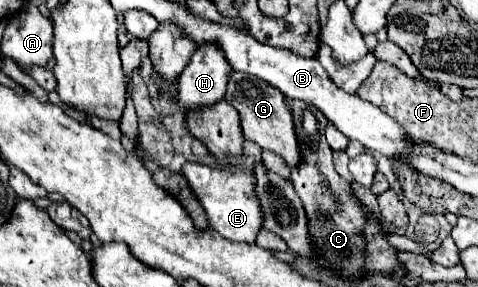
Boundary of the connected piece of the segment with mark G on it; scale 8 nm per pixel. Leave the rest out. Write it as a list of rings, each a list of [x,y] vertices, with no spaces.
[[[231,72],[227,84],[227,102],[233,104],[241,116],[243,134],[247,140],[259,144],[263,150],[279,154],[289,166],[299,164],[299,144],[293,130],[293,116],[285,102],[285,96],[277,92],[271,84],[257,80],[255,76],[245,76],[245,72]]]

